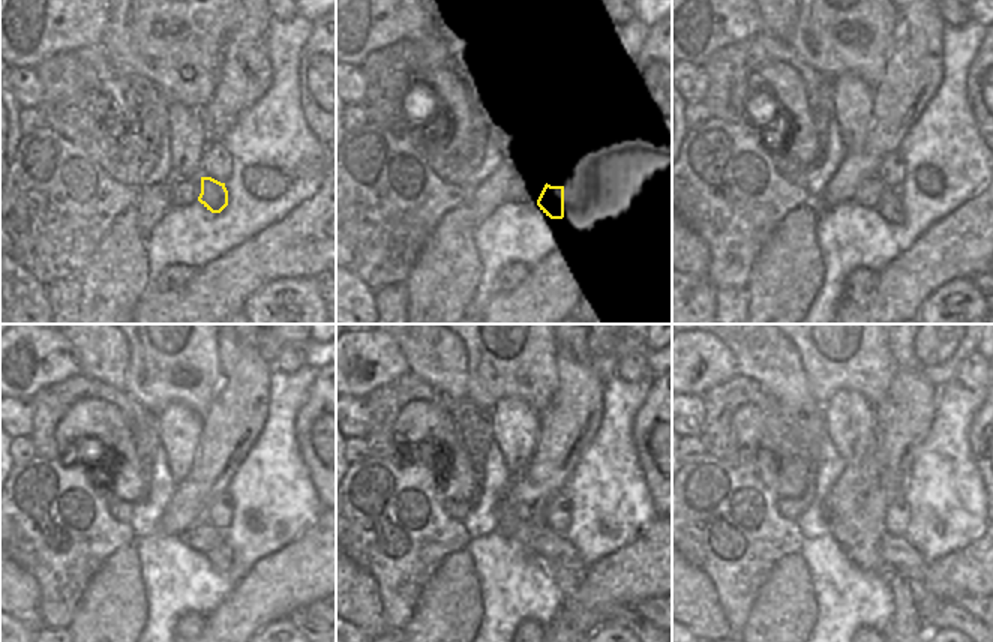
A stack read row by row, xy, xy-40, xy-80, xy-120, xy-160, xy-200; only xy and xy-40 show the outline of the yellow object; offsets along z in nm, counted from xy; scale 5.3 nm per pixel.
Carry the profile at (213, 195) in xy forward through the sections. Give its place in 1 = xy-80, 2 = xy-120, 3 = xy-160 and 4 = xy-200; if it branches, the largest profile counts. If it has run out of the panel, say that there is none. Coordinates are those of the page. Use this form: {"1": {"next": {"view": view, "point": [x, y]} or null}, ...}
{"1": {"next": {"view": "xy-80", "point": [888, 206]}}, "2": {"next": {"view": "xy-120", "point": [222, 557]}}, "3": {"next": {"view": "xy-160", "point": [567, 582]}}, "4": {"next": {"view": "xy-200", "point": [905, 629]}}}

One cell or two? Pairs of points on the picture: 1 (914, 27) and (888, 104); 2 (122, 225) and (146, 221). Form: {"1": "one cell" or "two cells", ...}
{"1": "one cell", "2": "two cells"}

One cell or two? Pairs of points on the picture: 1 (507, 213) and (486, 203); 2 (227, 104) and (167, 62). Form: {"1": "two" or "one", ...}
{"1": "two", "2": "two"}

